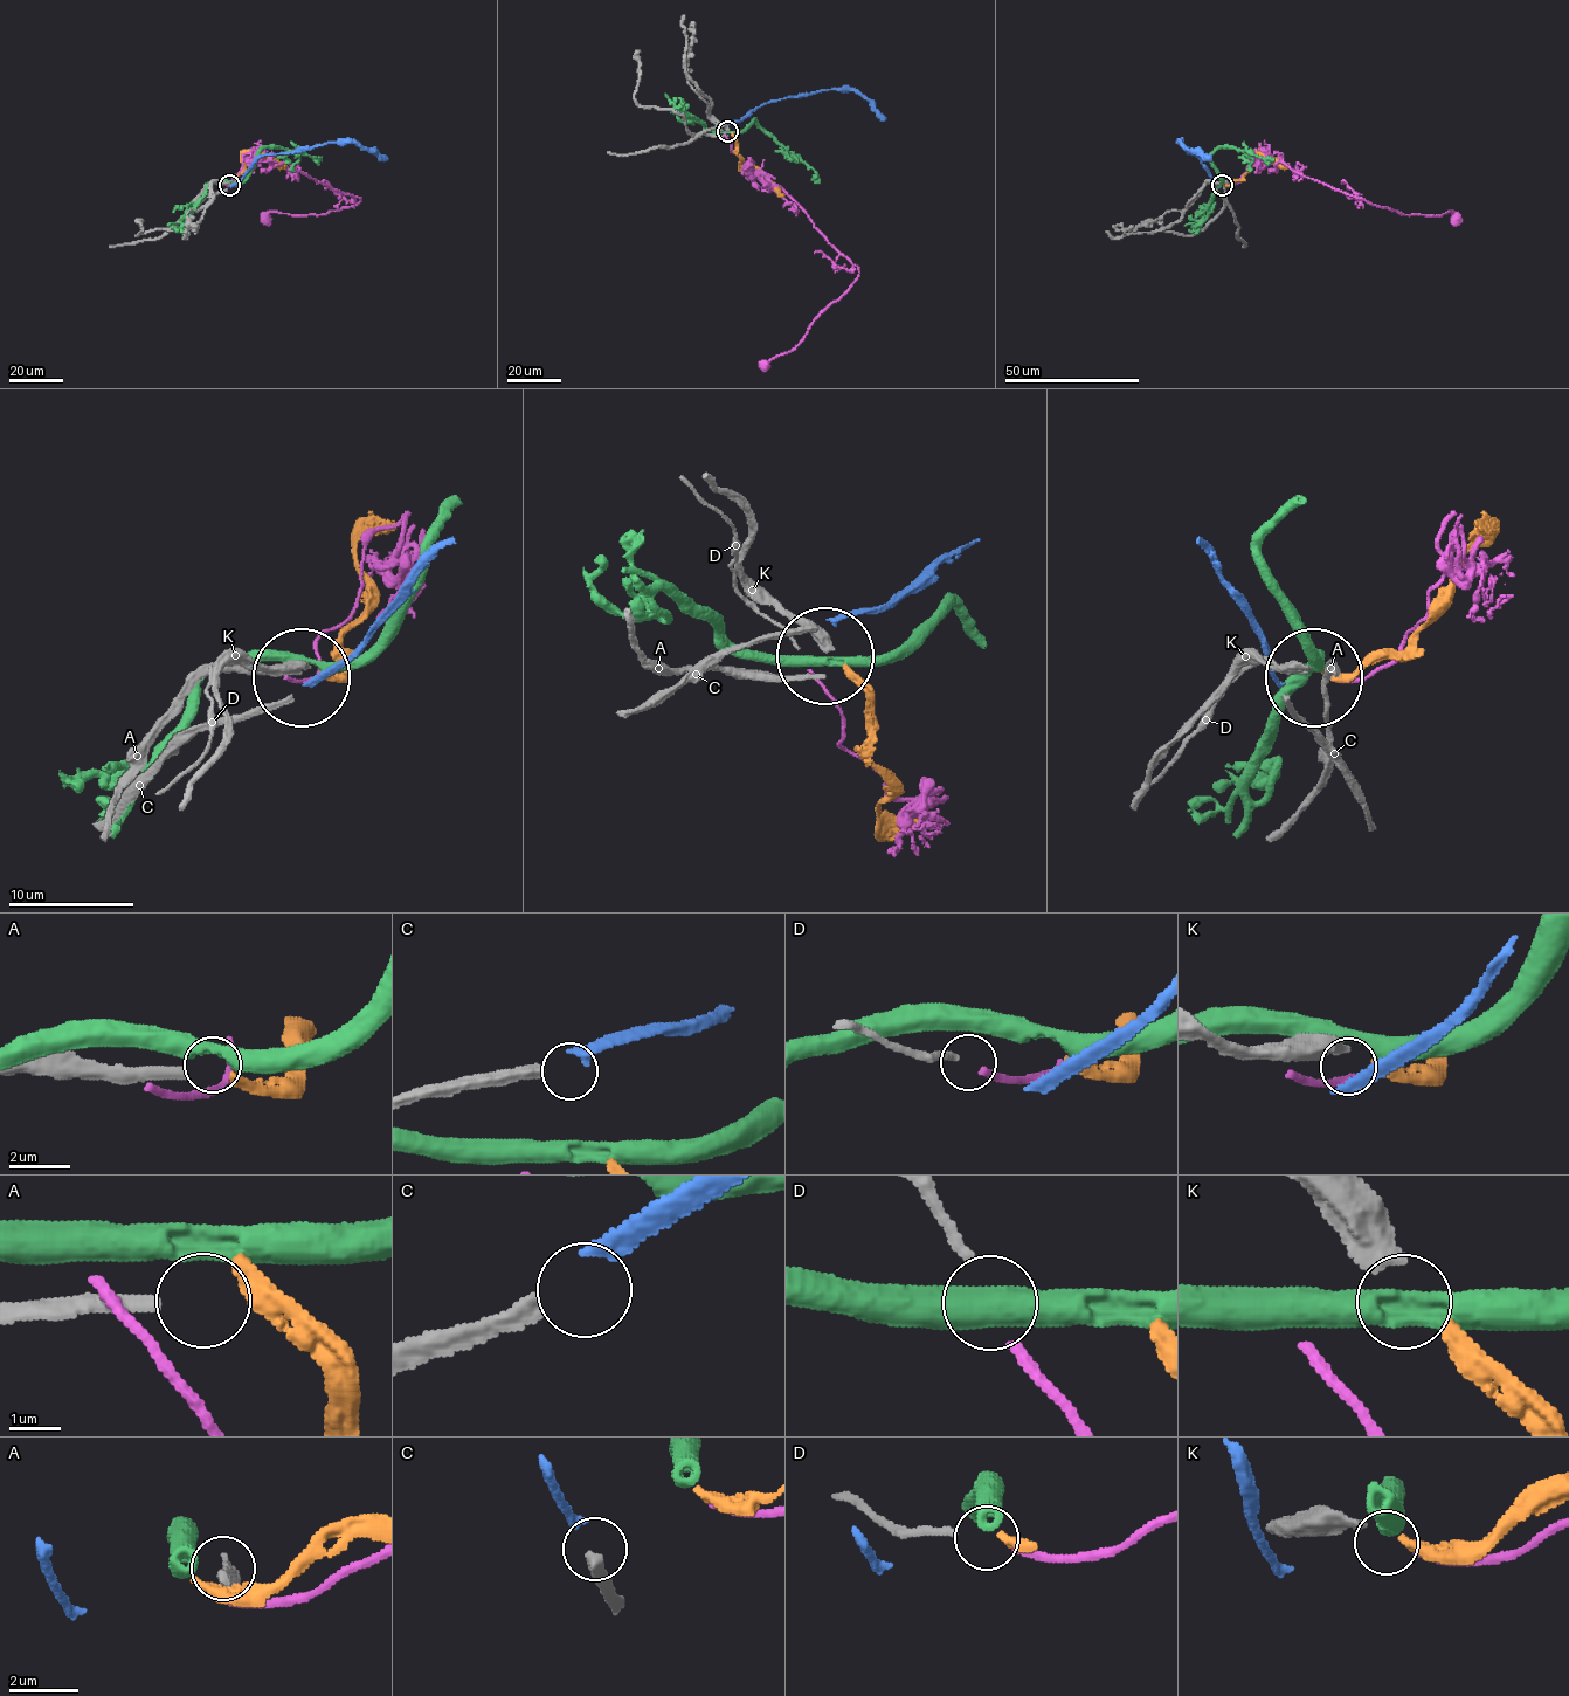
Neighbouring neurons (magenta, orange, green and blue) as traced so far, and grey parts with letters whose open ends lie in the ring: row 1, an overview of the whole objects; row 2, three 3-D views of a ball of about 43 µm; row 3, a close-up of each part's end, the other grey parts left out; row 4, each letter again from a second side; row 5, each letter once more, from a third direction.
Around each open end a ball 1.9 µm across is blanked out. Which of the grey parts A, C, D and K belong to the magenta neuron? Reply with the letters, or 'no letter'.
D

